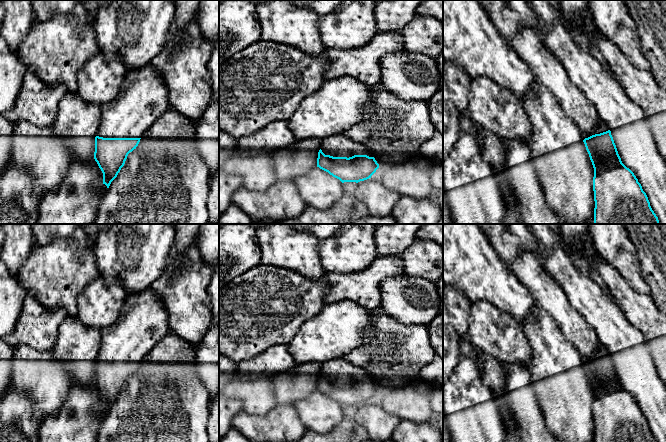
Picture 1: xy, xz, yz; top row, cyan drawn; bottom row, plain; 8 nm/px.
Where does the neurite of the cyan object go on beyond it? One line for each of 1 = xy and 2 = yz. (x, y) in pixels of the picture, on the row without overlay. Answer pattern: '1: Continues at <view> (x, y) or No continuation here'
1: Continues at xy (143, 322)
2: Continues at yz (601, 351)

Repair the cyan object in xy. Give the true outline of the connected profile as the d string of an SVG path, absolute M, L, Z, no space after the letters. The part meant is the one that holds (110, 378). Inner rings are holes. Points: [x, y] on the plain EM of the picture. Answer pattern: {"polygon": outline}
{"polygon": "M150 287L137 294L126 295L117 322L101 329L102 340L95 361L94 383L103 397L103 408L107 412L124 390L128 378L136 373L144 357L168 331L168 313Z"}

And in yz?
{"polygon": "M599 343L592 360L583 364L594 392L594 442L658 442L634 397L621 385L611 355Z"}

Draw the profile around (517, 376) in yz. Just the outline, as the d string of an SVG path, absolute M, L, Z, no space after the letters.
M519 363L501 365L506 373L503 398L515 417L519 442L560 442L546 426L527 367Z

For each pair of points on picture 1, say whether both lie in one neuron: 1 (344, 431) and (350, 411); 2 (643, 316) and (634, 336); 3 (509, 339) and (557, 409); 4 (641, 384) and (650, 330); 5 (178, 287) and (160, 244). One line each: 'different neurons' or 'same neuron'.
1: same neuron
2: different neurons
3: different neurons
4: different neurons
5: different neurons

